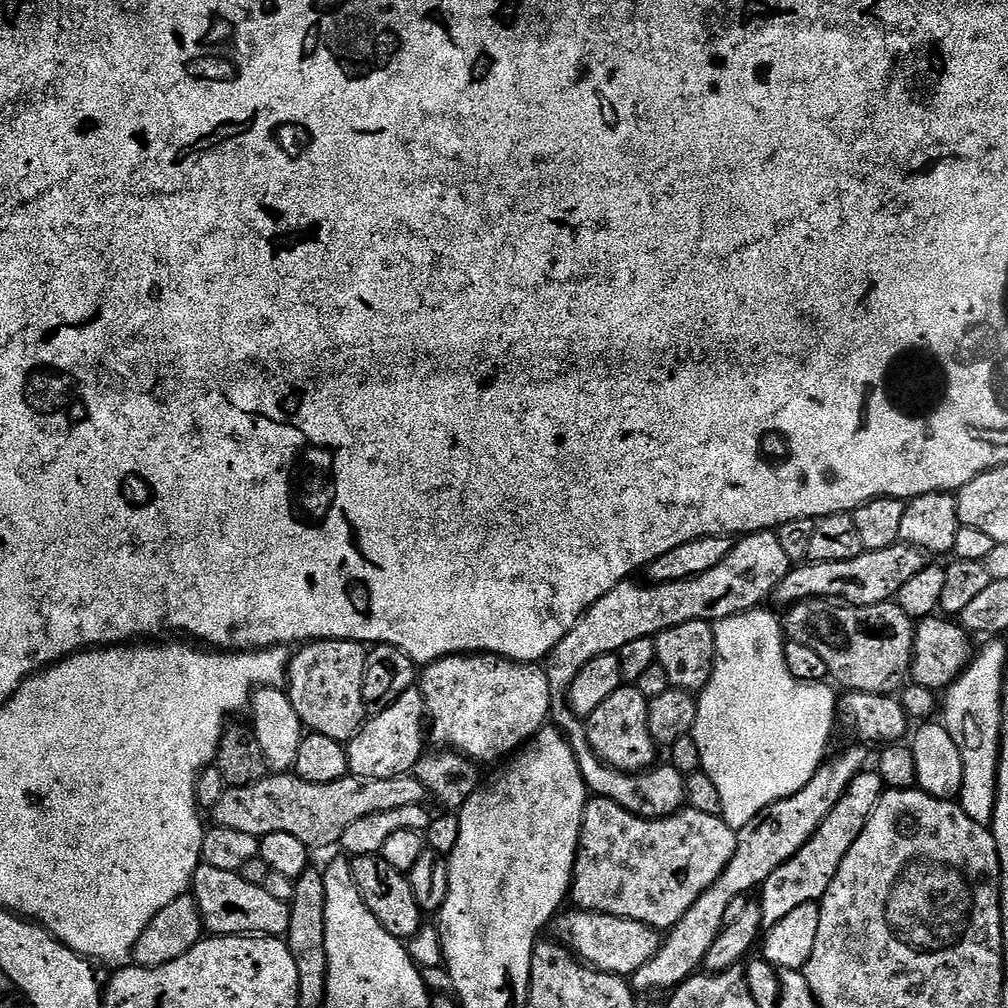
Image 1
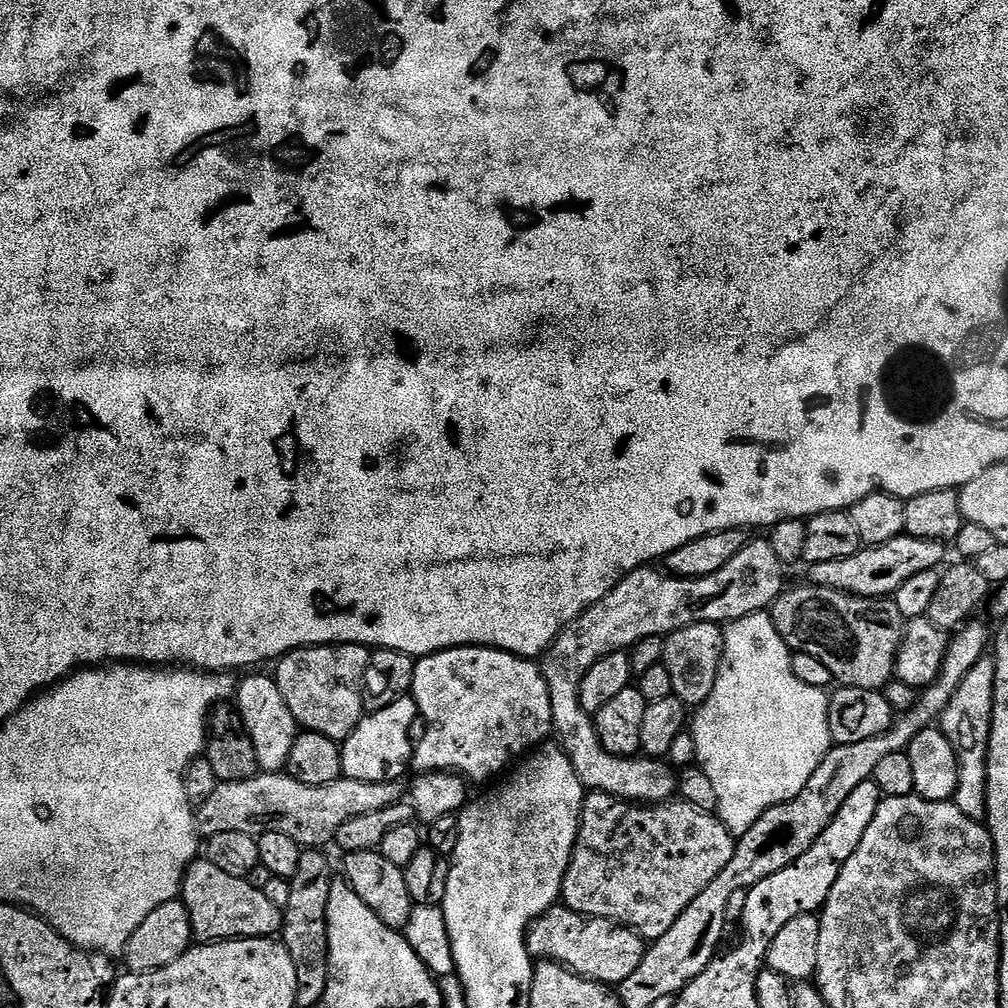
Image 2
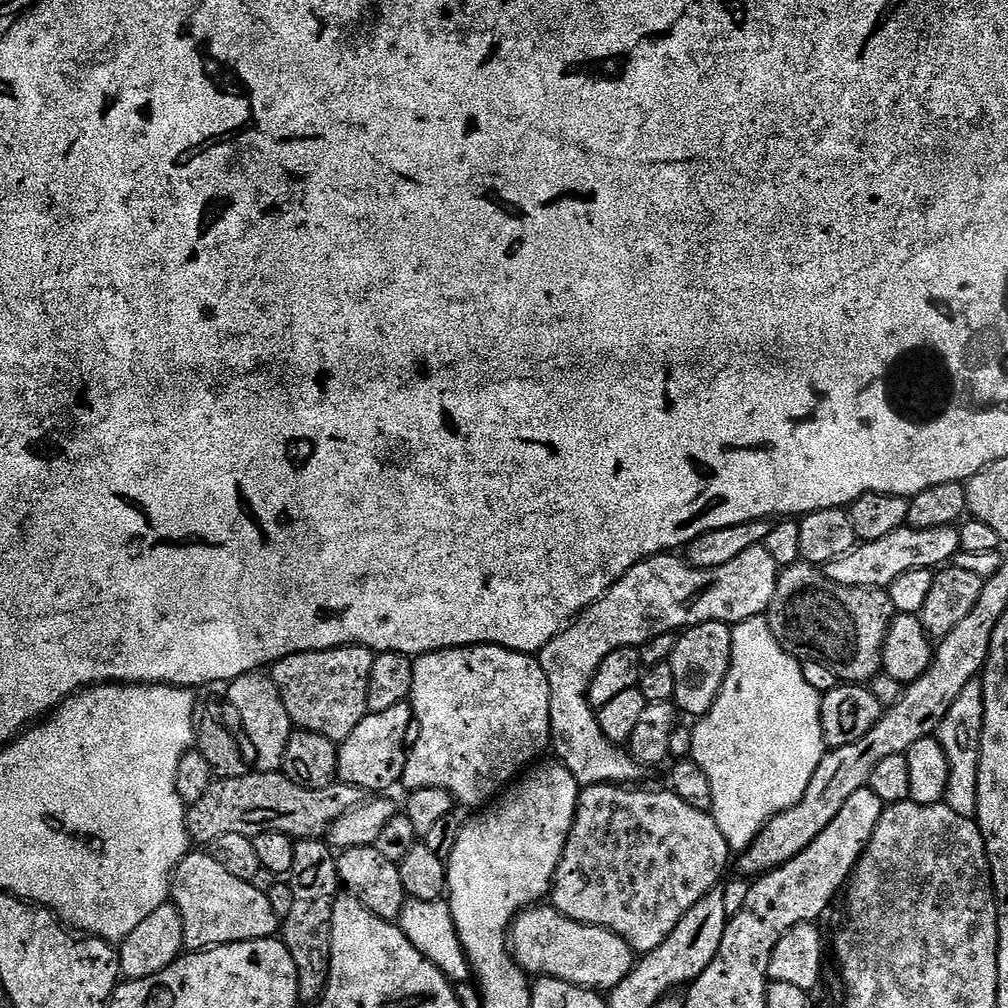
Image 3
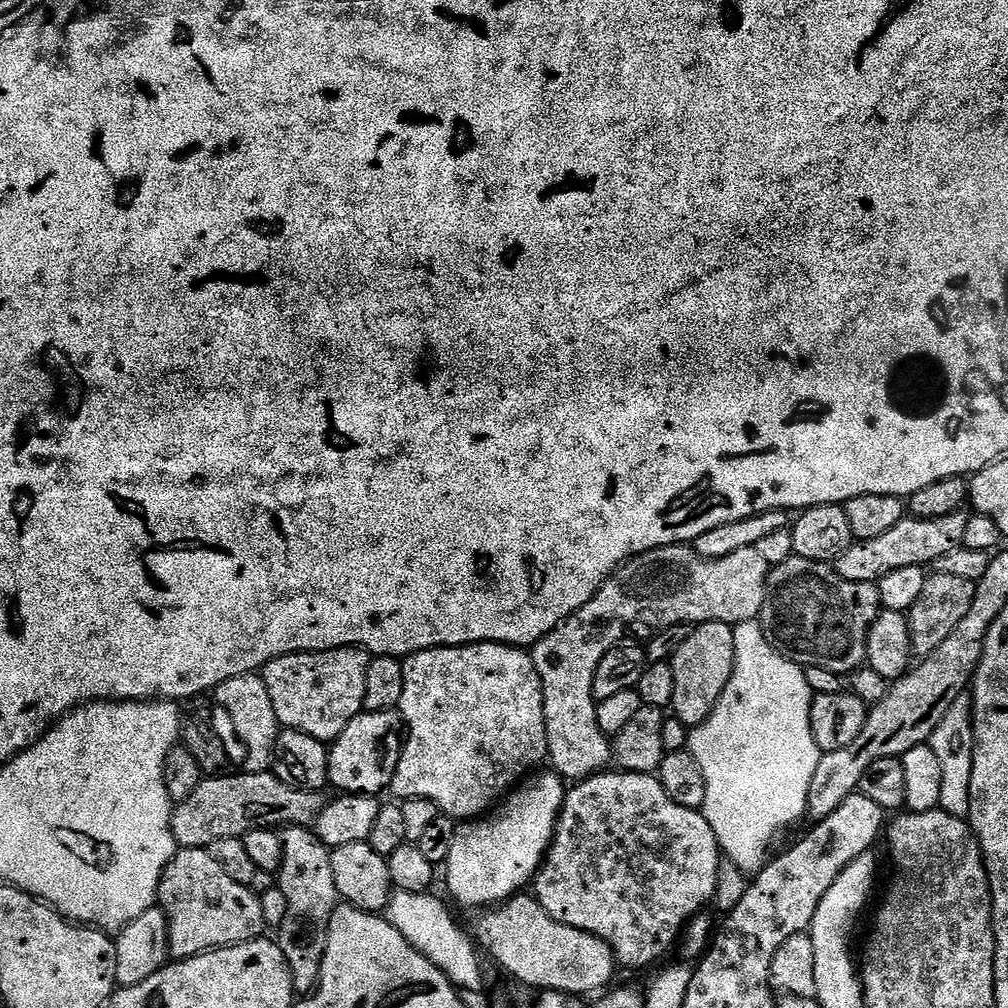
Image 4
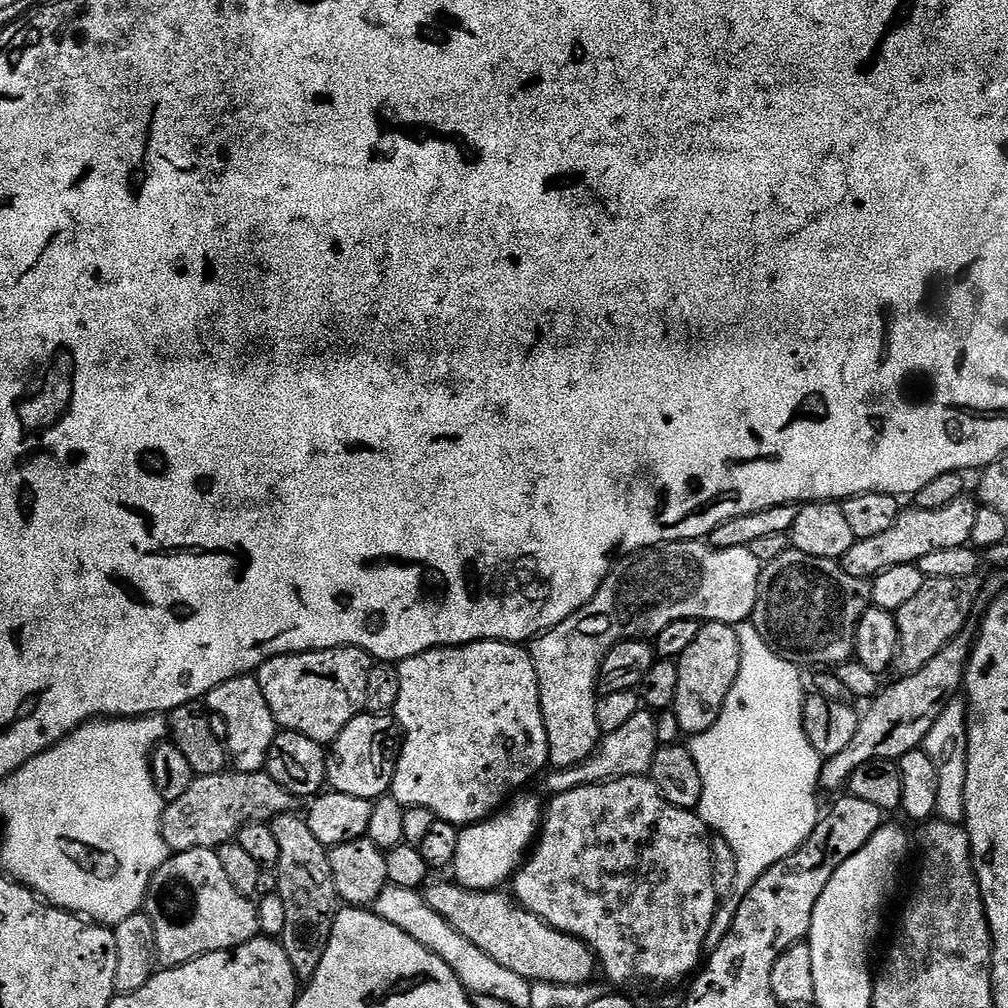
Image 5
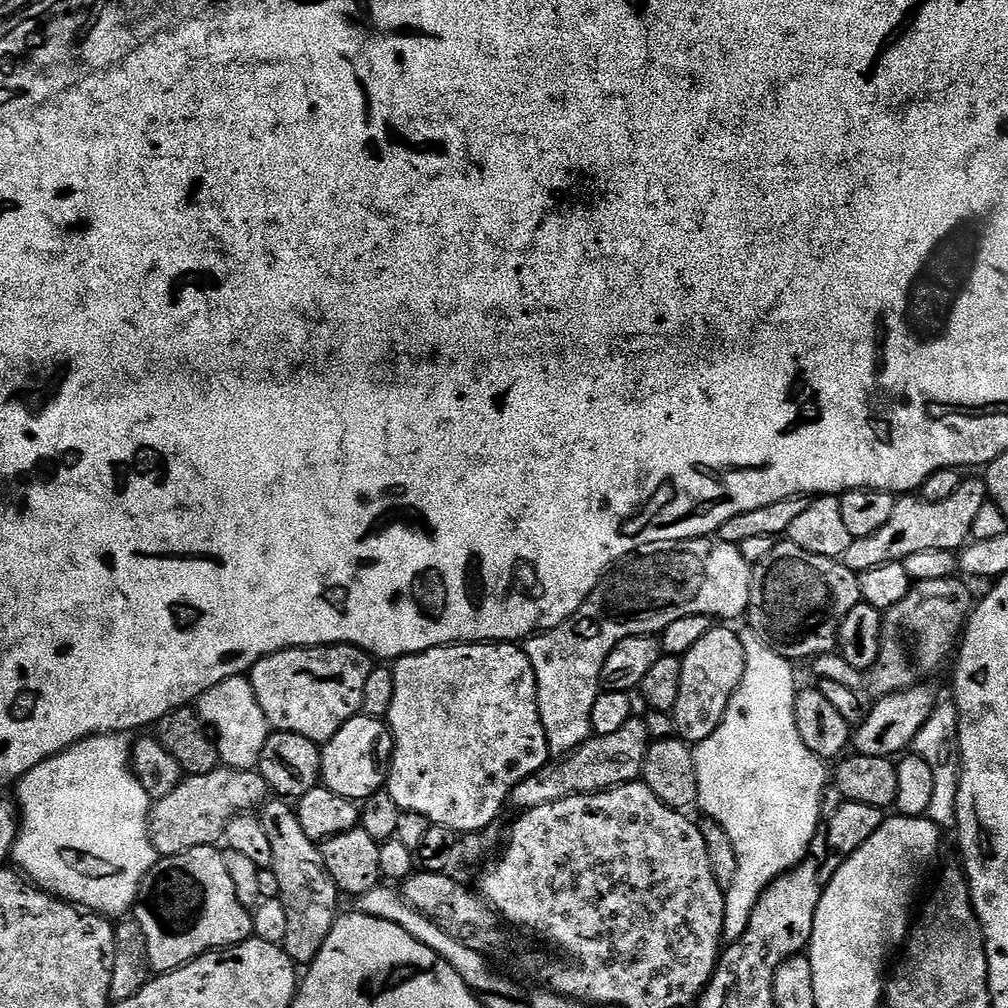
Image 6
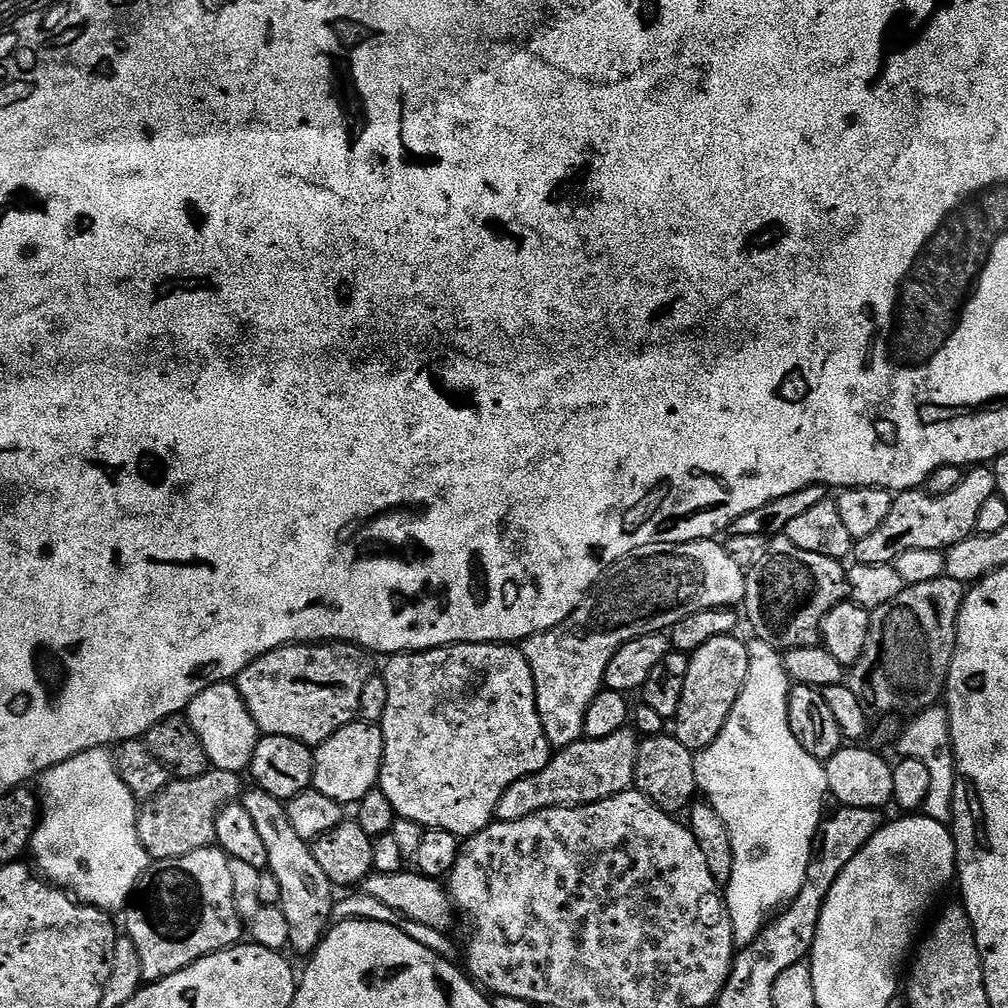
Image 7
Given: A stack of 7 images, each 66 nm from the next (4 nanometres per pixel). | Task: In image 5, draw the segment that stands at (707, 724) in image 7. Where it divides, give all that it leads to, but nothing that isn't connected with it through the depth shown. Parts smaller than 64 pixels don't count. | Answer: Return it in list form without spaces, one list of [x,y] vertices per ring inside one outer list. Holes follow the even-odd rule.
[[[701,623],[698,638],[690,642],[689,648],[678,661],[678,691],[674,693],[671,711],[678,718],[678,726],[685,737],[691,738],[710,730],[722,714],[726,694],[738,678],[740,647],[735,627],[730,624]]]

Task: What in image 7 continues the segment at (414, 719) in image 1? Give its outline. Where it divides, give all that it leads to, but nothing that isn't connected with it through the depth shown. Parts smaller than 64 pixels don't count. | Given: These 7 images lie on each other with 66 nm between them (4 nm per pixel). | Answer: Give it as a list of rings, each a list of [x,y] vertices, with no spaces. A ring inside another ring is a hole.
[[[353,722],[342,726],[342,730],[338,730],[330,738],[315,745],[312,787],[318,790],[318,794],[326,794],[326,798],[334,798],[334,802],[338,802],[342,806],[355,806],[362,798],[366,798],[366,794],[370,794],[372,788],[379,785],[383,757],[384,735],[380,733],[377,725],[367,722]]]

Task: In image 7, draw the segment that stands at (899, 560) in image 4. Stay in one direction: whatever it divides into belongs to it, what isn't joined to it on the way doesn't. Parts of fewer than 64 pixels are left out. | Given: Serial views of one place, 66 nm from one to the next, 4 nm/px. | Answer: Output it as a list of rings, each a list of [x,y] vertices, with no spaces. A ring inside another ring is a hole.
[[[972,466],[964,472],[964,481],[950,494],[932,496],[923,490],[901,492],[893,499],[890,514],[866,538],[852,545],[851,559],[858,564],[878,566],[892,564],[906,550],[934,550],[943,553],[976,532],[978,509],[986,498],[997,495],[996,474],[988,466]]]

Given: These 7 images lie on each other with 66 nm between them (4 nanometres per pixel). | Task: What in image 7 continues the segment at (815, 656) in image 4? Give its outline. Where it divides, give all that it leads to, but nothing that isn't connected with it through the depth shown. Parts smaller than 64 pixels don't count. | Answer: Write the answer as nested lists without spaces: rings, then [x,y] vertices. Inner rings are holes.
[[[781,534],[768,540],[764,553],[754,566],[746,569],[744,577],[744,598],[742,609],[748,615],[748,624],[753,628],[755,639],[772,644],[778,649],[787,650],[798,647],[814,647],[821,643],[820,624],[830,614],[835,604],[846,596],[846,568],[841,561],[810,554],[810,550],[798,550],[794,542]]]

